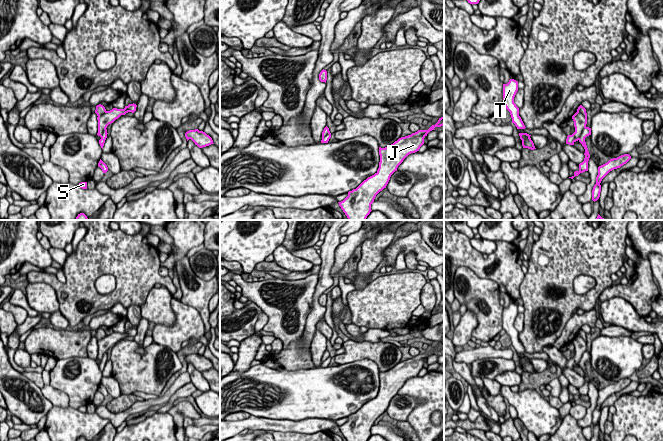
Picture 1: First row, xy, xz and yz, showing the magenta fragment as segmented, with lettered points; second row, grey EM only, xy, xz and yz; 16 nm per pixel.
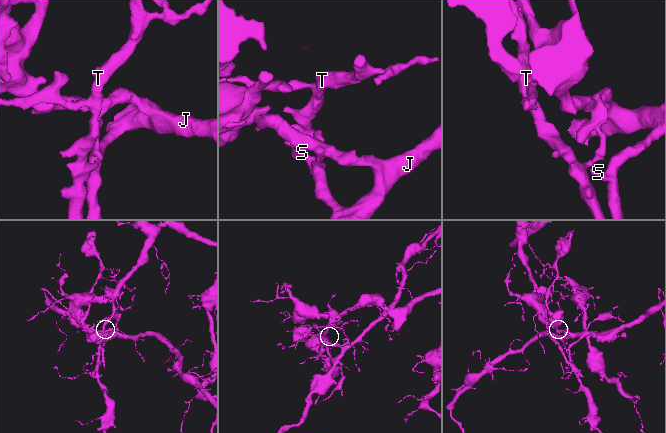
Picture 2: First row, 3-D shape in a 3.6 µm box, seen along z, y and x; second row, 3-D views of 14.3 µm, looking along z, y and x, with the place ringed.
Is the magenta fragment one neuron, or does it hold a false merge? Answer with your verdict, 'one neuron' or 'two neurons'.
two neurons

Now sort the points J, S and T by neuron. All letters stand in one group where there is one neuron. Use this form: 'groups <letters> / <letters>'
groups J S / T

